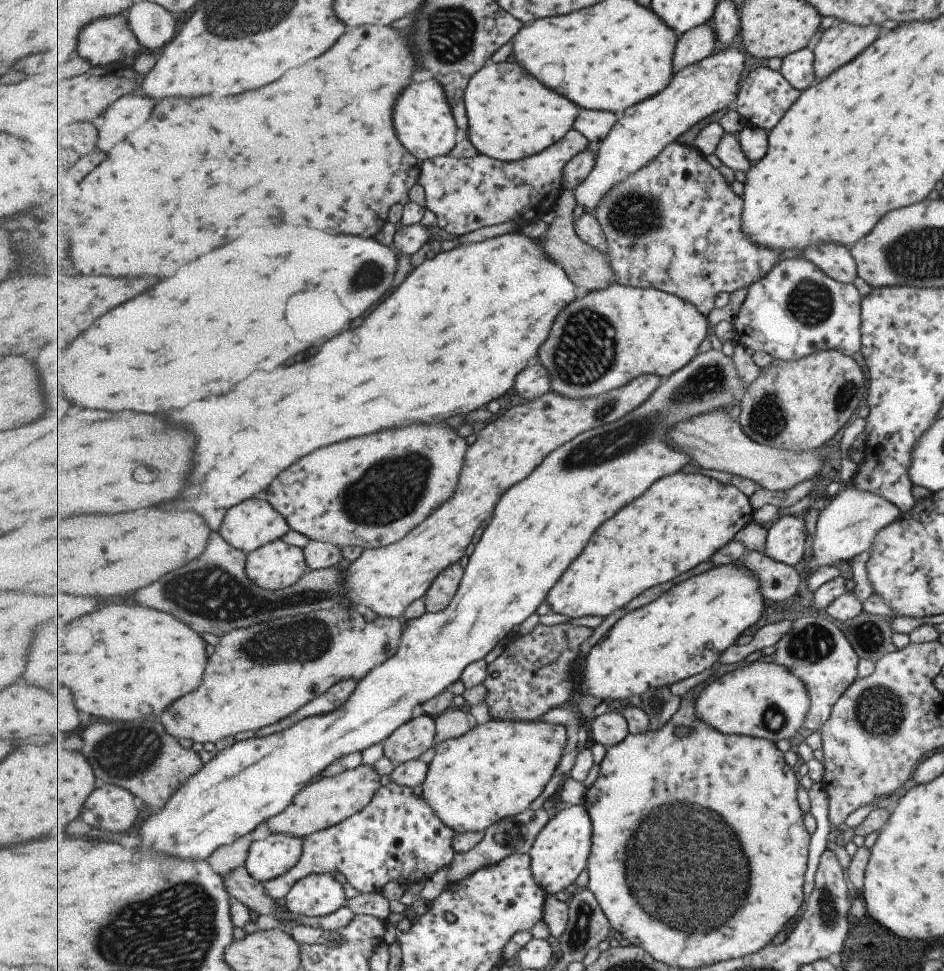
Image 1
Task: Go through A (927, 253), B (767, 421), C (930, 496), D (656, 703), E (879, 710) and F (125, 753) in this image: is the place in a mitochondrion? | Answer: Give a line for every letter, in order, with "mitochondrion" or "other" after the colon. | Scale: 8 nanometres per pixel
A: mitochondrion
B: mitochondrion
C: other
D: other
E: mitochondrion
F: mitochondrion

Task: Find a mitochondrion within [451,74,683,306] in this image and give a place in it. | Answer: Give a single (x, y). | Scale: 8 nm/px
(633, 214)

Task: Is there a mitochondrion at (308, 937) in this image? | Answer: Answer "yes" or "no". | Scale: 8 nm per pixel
no

